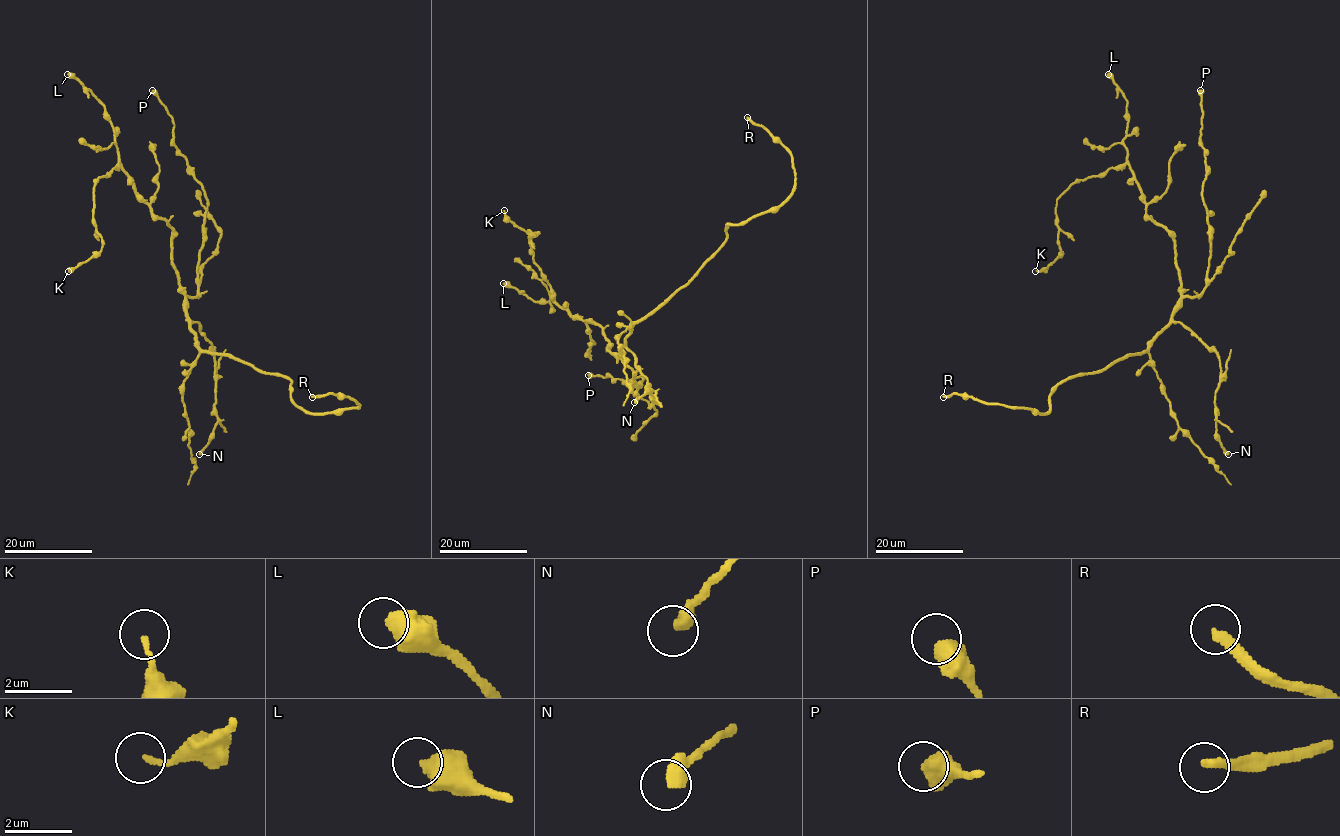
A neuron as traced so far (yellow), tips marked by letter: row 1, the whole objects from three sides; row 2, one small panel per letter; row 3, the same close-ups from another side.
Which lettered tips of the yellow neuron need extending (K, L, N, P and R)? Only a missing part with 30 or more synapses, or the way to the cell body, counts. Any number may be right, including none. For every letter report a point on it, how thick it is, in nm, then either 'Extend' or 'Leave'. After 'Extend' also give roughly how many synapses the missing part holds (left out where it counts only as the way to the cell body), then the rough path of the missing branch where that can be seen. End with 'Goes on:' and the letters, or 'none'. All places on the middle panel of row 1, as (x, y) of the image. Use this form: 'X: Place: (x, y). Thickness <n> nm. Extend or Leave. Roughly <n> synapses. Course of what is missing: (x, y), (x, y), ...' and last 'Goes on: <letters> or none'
K: Place: (504, 210). Thickness 140 nm. Leave
L: Place: (503, 283). Thickness 650 nm. Leave
N: Place: (634, 402). Thickness 480 nm. Leave
P: Place: (588, 375). Thickness 650 nm. Leave
R: Place: (747, 117). Thickness 320 nm. Extend. Roughly 60 synapses
Goes on: R

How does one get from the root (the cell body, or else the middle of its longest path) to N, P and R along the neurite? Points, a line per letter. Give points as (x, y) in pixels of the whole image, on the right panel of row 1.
N: (1174, 314), (1173, 319), (1185, 325), (1219, 359), (1220, 383), (1215, 400), (1216, 438), (1228, 454)
P: (1174, 314), (1182, 297), (1203, 290), (1210, 255), (1200, 90)
R: (1174, 314), (1146, 350), (1061, 381), (1050, 396), (1045, 413), (984, 403), (965, 393), (943, 397)

